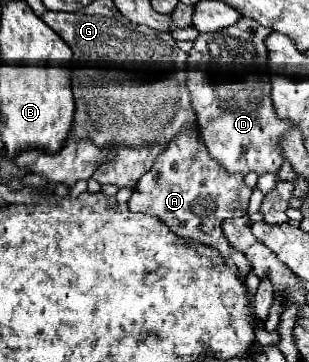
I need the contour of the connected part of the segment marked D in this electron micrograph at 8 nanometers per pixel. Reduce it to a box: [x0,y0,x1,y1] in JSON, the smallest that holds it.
[187,71,293,175]

